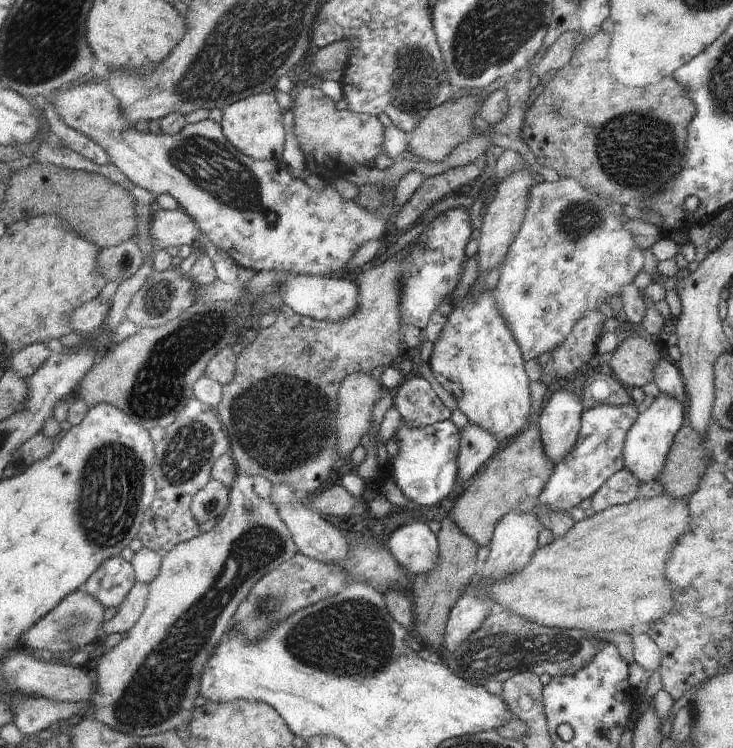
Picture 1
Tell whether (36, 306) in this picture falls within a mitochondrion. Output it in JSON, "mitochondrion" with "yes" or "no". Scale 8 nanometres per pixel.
{"mitochondrion":"no"}

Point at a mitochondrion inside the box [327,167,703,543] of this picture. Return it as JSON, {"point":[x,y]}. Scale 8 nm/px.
{"point":[580,219]}

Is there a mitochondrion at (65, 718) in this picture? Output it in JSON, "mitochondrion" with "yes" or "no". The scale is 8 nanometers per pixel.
{"mitochondrion":"no"}

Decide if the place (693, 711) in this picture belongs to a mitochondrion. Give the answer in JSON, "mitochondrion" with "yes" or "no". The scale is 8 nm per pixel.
{"mitochondrion":"no"}

